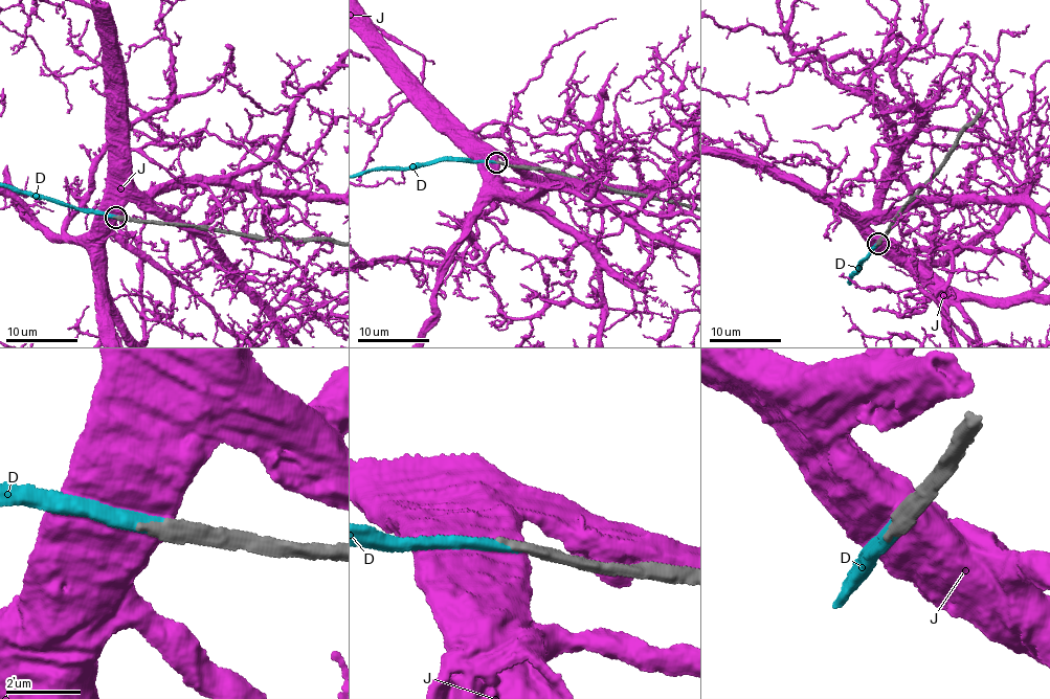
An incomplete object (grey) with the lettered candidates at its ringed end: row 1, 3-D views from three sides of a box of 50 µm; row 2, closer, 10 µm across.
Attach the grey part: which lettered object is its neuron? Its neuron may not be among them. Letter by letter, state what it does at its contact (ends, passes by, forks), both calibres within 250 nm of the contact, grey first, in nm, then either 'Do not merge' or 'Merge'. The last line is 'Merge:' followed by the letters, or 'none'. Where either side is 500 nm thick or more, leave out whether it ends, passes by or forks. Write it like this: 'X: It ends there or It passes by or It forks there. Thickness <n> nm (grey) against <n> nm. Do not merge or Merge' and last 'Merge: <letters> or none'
D: It ends there. Thickness 360 nm (grey) against 360 nm. Merge
J: Thickness 440 nm (grey) against 700 nm. Do not merge
Merge: D

